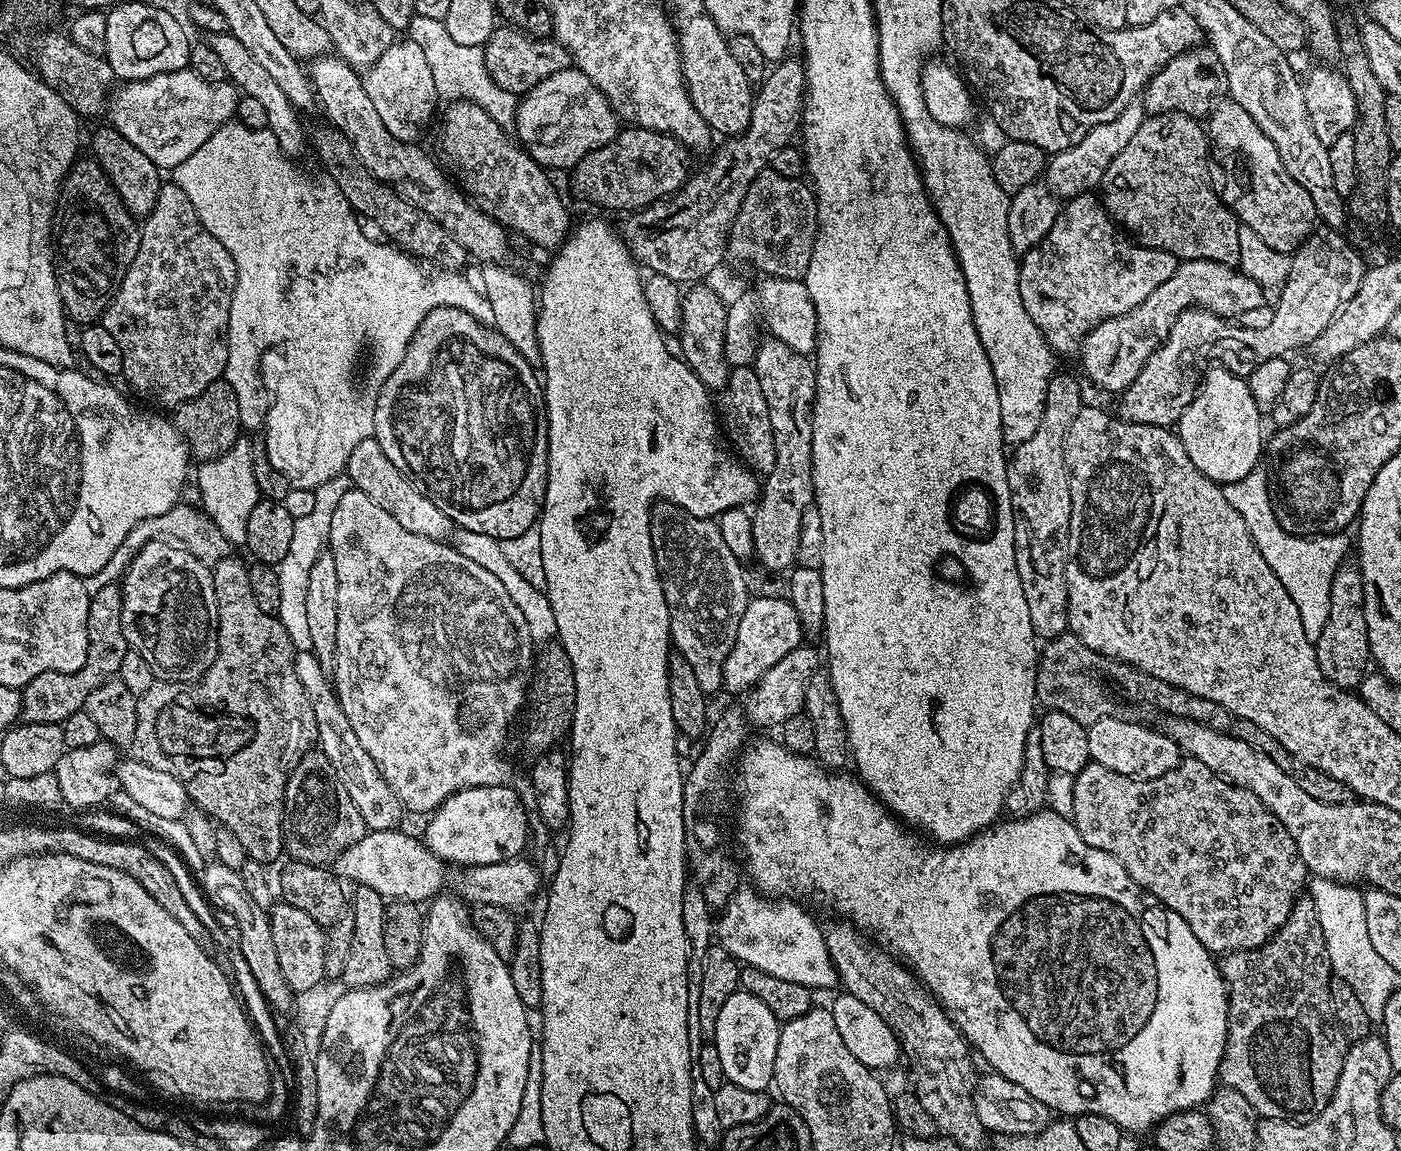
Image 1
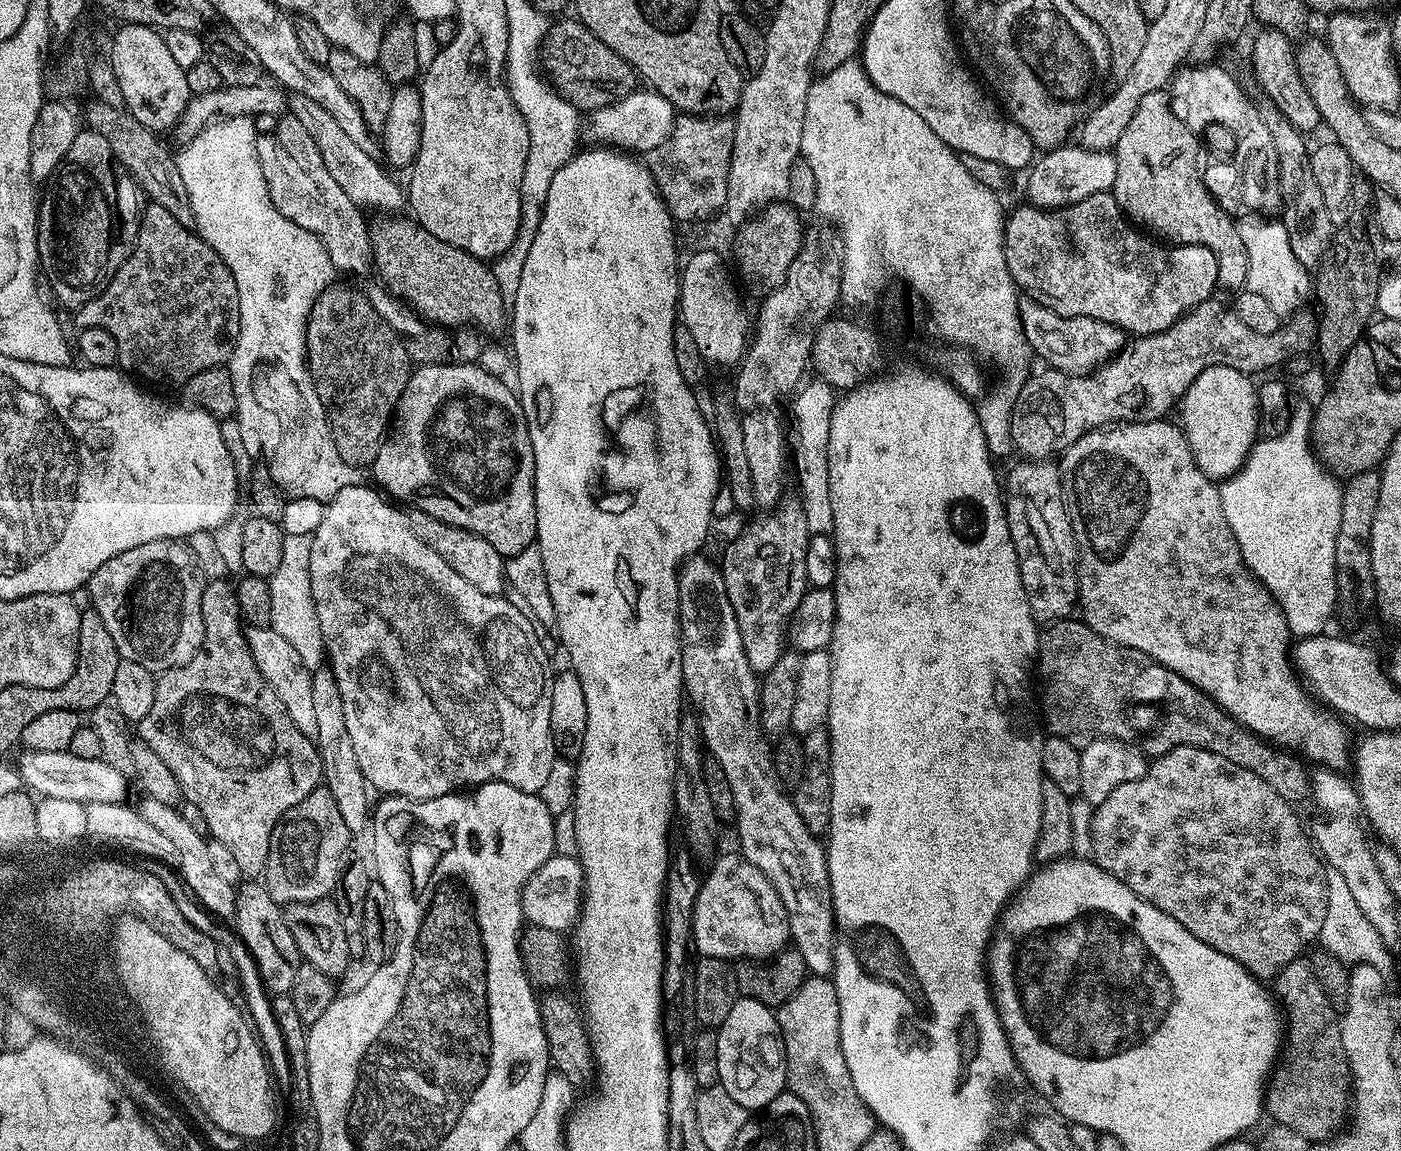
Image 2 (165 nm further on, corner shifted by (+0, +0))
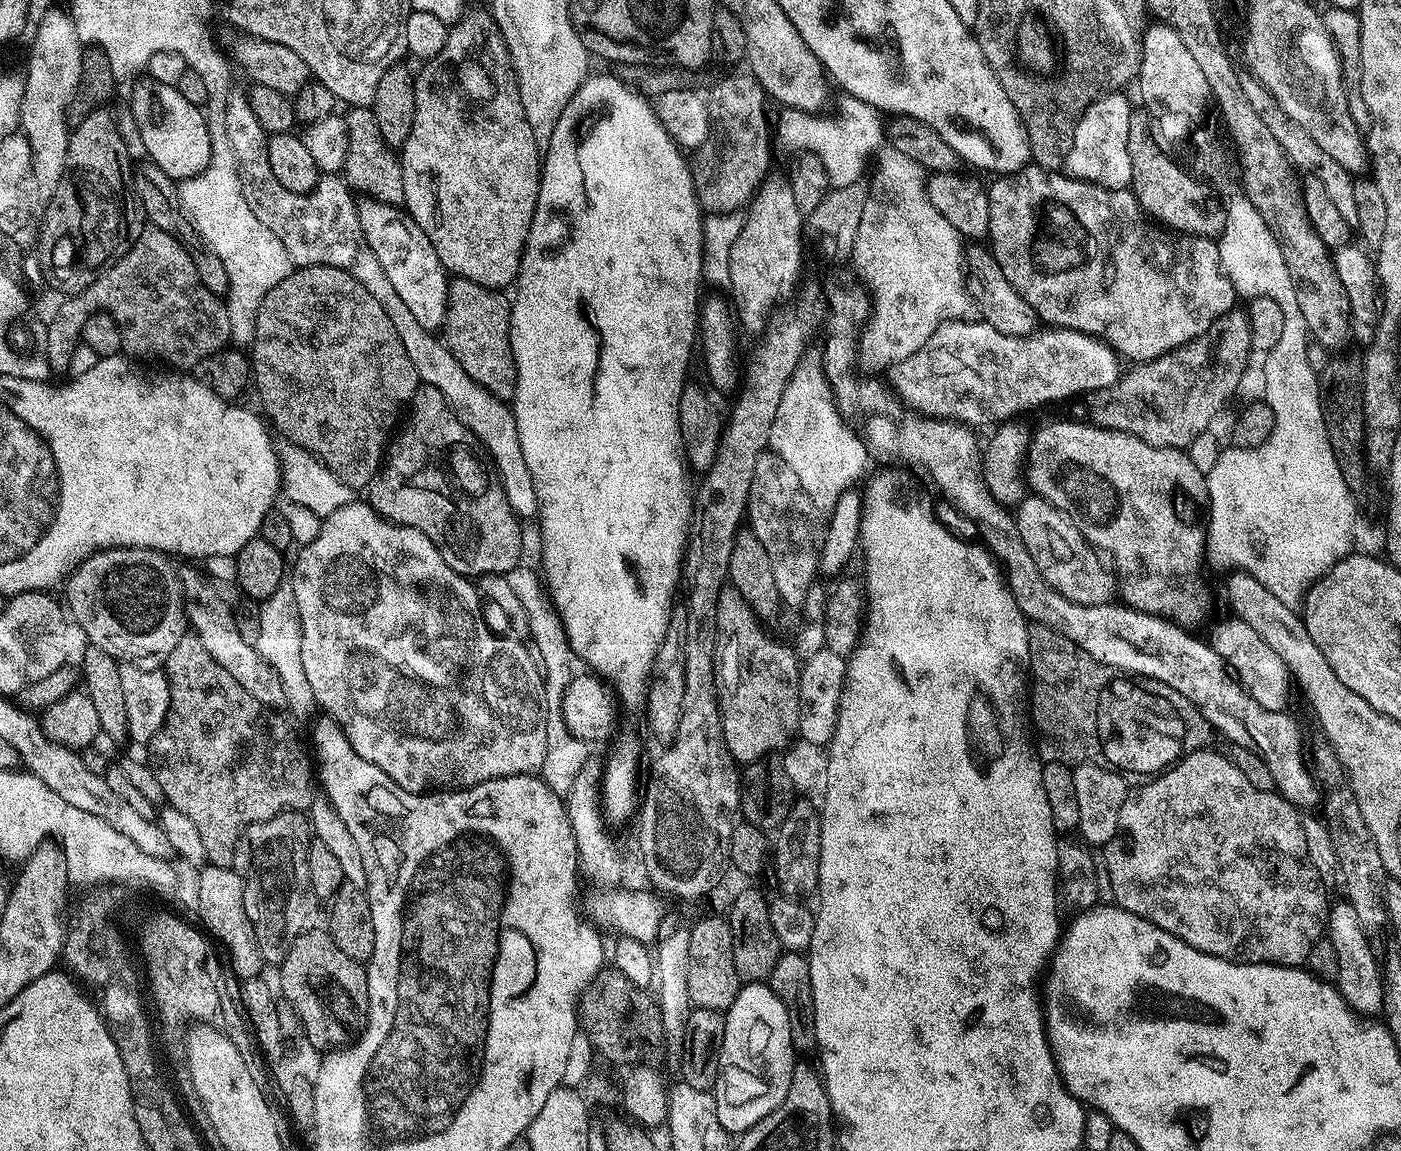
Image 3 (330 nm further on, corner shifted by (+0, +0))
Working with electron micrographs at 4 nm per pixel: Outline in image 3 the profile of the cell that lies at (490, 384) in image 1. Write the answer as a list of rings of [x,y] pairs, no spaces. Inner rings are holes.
[[[421,383],[410,401],[412,413],[400,432],[400,437],[387,445],[380,471],[366,489],[367,503],[379,516],[396,524],[416,528],[446,558],[446,566],[469,578],[488,576],[498,572],[507,574],[521,563],[521,517],[510,506],[499,472],[482,455],[482,445],[463,419],[453,412],[444,395],[434,386]]]

